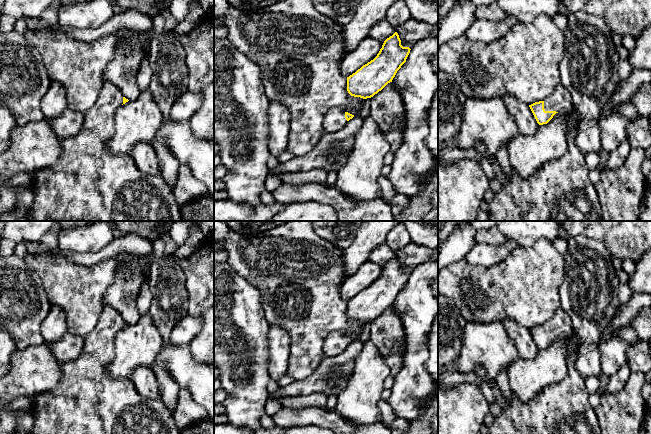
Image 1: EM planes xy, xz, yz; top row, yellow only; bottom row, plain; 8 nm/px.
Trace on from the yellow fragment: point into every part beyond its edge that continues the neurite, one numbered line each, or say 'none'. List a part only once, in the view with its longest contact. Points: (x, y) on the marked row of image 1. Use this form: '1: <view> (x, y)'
1: yz (560, 100)

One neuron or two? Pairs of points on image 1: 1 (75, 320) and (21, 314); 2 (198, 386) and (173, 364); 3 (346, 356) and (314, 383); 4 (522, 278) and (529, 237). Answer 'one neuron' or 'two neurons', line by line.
1: two neurons
2: one neuron
3: one neuron
4: two neurons

